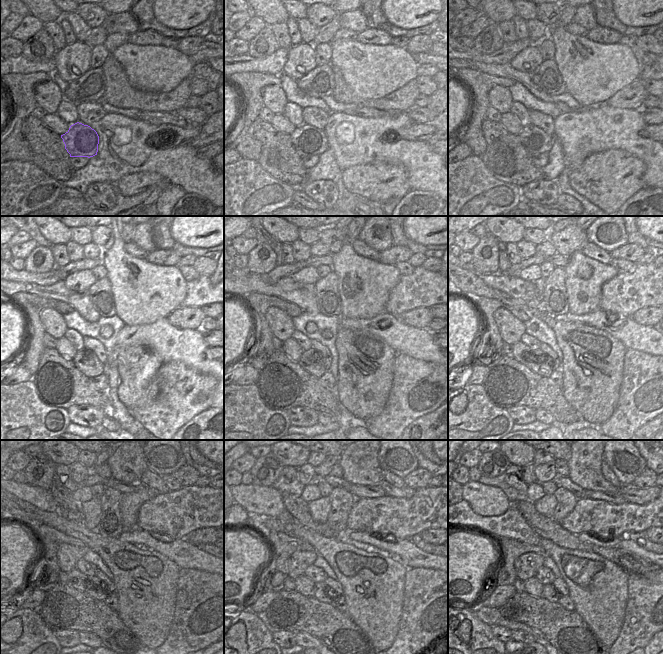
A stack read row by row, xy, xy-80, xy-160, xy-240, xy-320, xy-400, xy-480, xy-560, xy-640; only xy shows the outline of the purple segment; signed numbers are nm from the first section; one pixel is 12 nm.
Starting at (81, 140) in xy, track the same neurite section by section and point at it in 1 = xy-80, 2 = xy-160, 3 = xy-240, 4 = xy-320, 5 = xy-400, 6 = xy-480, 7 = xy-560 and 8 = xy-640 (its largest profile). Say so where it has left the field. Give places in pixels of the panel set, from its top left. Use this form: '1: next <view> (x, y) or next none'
1: next xy-80 (307, 140)
2: next xy-160 (535, 141)
3: next xy-240 (85, 360)
4: next xy-320 (314, 366)
5: next xy-400 (543, 369)
6: next xy-480 (95, 591)
7: next xy-560 (322, 593)
8: next xy-640 (549, 593)

